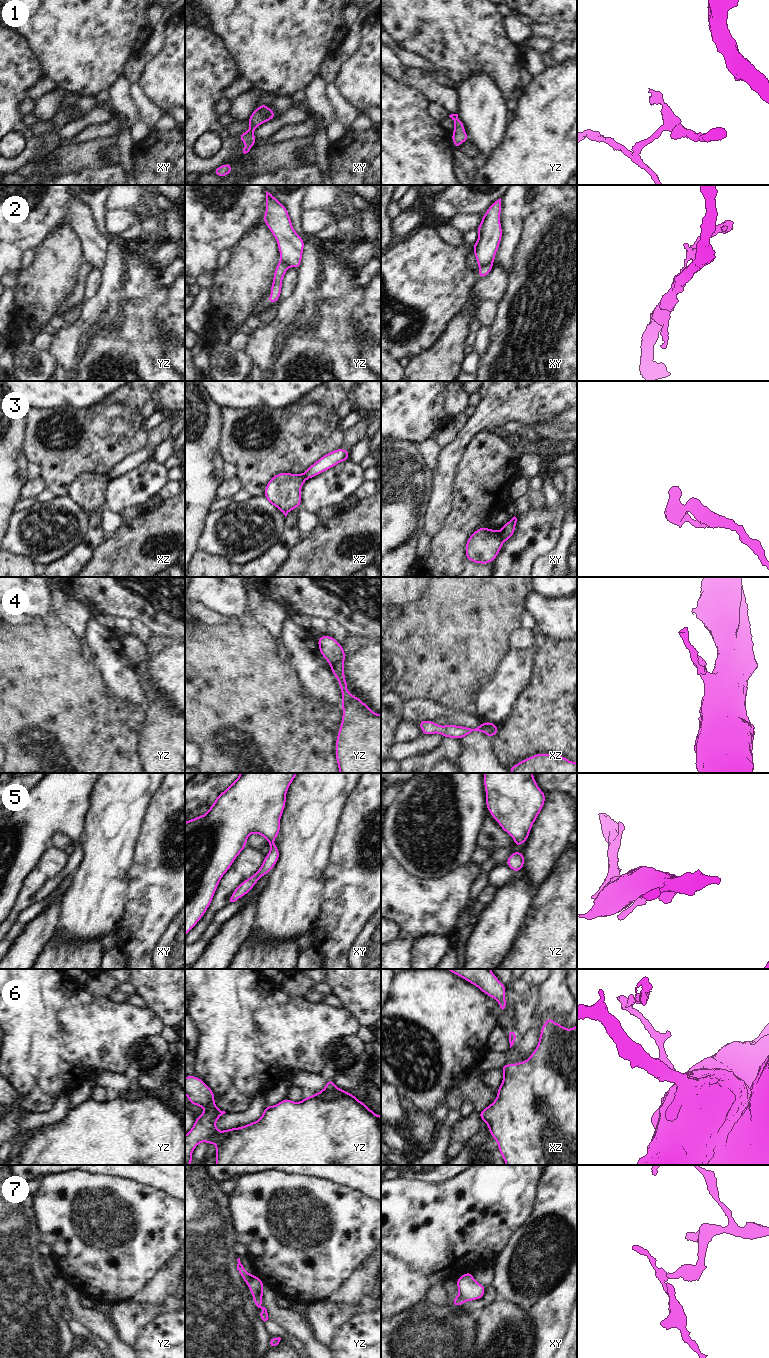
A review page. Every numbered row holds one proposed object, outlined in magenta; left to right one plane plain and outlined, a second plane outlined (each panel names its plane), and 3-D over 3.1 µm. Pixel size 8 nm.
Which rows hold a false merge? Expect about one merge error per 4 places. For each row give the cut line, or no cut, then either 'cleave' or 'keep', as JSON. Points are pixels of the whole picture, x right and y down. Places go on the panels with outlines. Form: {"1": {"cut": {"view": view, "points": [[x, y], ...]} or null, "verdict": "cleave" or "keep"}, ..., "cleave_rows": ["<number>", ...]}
{"1": {"cut": null, "verdict": "keep"}, "2": {"cut": {"view": "xy", "points": [[492, 262], [480, 266]]}, "verdict": "cleave"}, "3": {"cut": {"view": "xy", "points": [[498, 532], [503, 542]]}, "verdict": "cleave"}, "4": {"cut": {"view": "yz", "points": [[342, 661], [330, 664]]}, "verdict": "cleave"}, "5": {"cut": null, "verdict": "keep"}, "6": {"cut": null, "verdict": "keep"}, "7": {"cut": {"view": "yz", "points": [[253, 1295], [260, 1299]]}, "verdict": "cleave"}, "cleave_rows": ["2", "3", "4", "7"]}

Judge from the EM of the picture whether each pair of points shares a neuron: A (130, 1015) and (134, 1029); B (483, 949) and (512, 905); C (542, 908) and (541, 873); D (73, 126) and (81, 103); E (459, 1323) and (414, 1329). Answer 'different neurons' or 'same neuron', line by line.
A: same neuron
B: same neuron
C: different neurons
D: different neurons
E: same neuron

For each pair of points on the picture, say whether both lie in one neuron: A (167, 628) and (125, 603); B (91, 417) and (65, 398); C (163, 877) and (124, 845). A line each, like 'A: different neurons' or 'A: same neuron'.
A: same neuron
B: different neurons
C: different neurons

